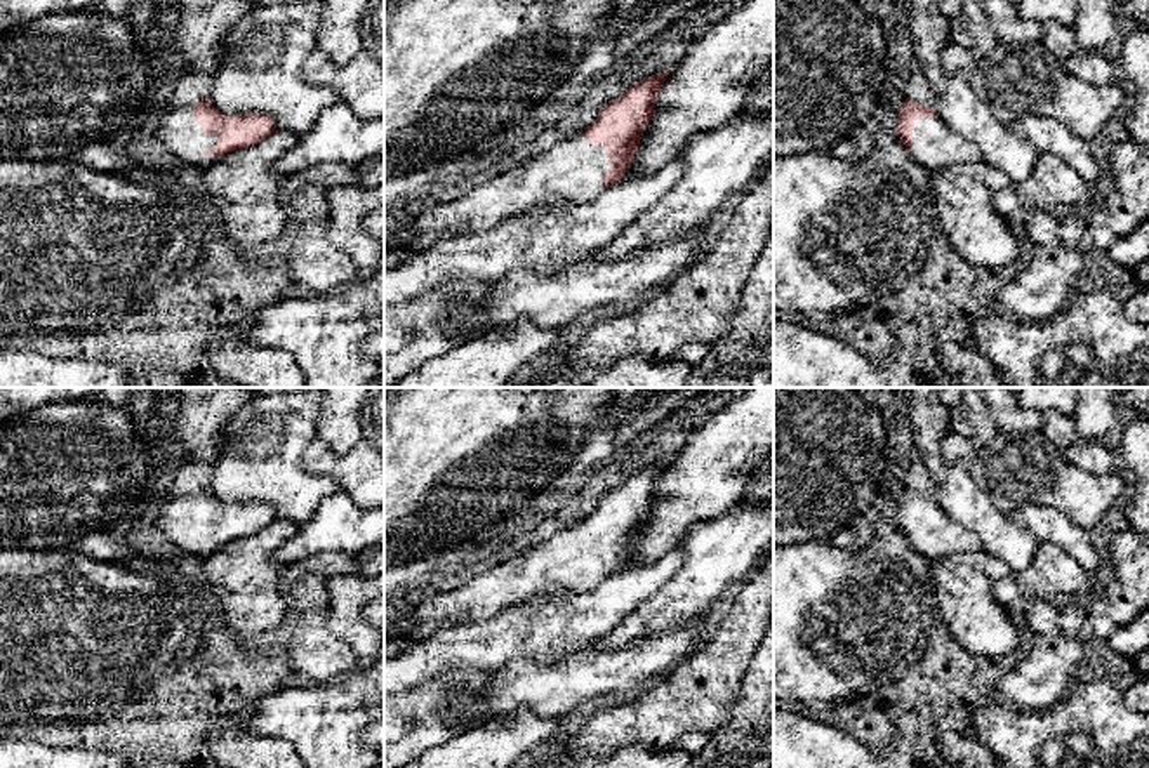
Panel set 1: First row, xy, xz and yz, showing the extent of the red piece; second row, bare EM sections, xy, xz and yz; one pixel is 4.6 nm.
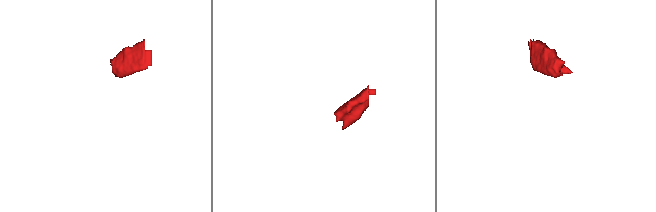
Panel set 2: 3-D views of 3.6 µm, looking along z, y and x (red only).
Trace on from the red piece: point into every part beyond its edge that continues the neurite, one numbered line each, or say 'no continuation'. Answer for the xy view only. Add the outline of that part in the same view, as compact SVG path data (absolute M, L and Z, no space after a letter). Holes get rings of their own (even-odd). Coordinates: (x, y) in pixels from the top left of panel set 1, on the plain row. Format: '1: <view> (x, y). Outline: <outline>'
1: xy (176, 518). Outline: M214 457L193 459L177 471L174 481L165 492L153 525L163 537L176 544L183 553L209 556L217 549L216 523L207 525L191 506L191 495L209 485L214 469Z

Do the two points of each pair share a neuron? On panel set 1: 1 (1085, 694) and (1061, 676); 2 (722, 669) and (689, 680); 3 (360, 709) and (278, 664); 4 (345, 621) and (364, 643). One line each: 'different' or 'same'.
1: different
2: same
3: different
4: same

